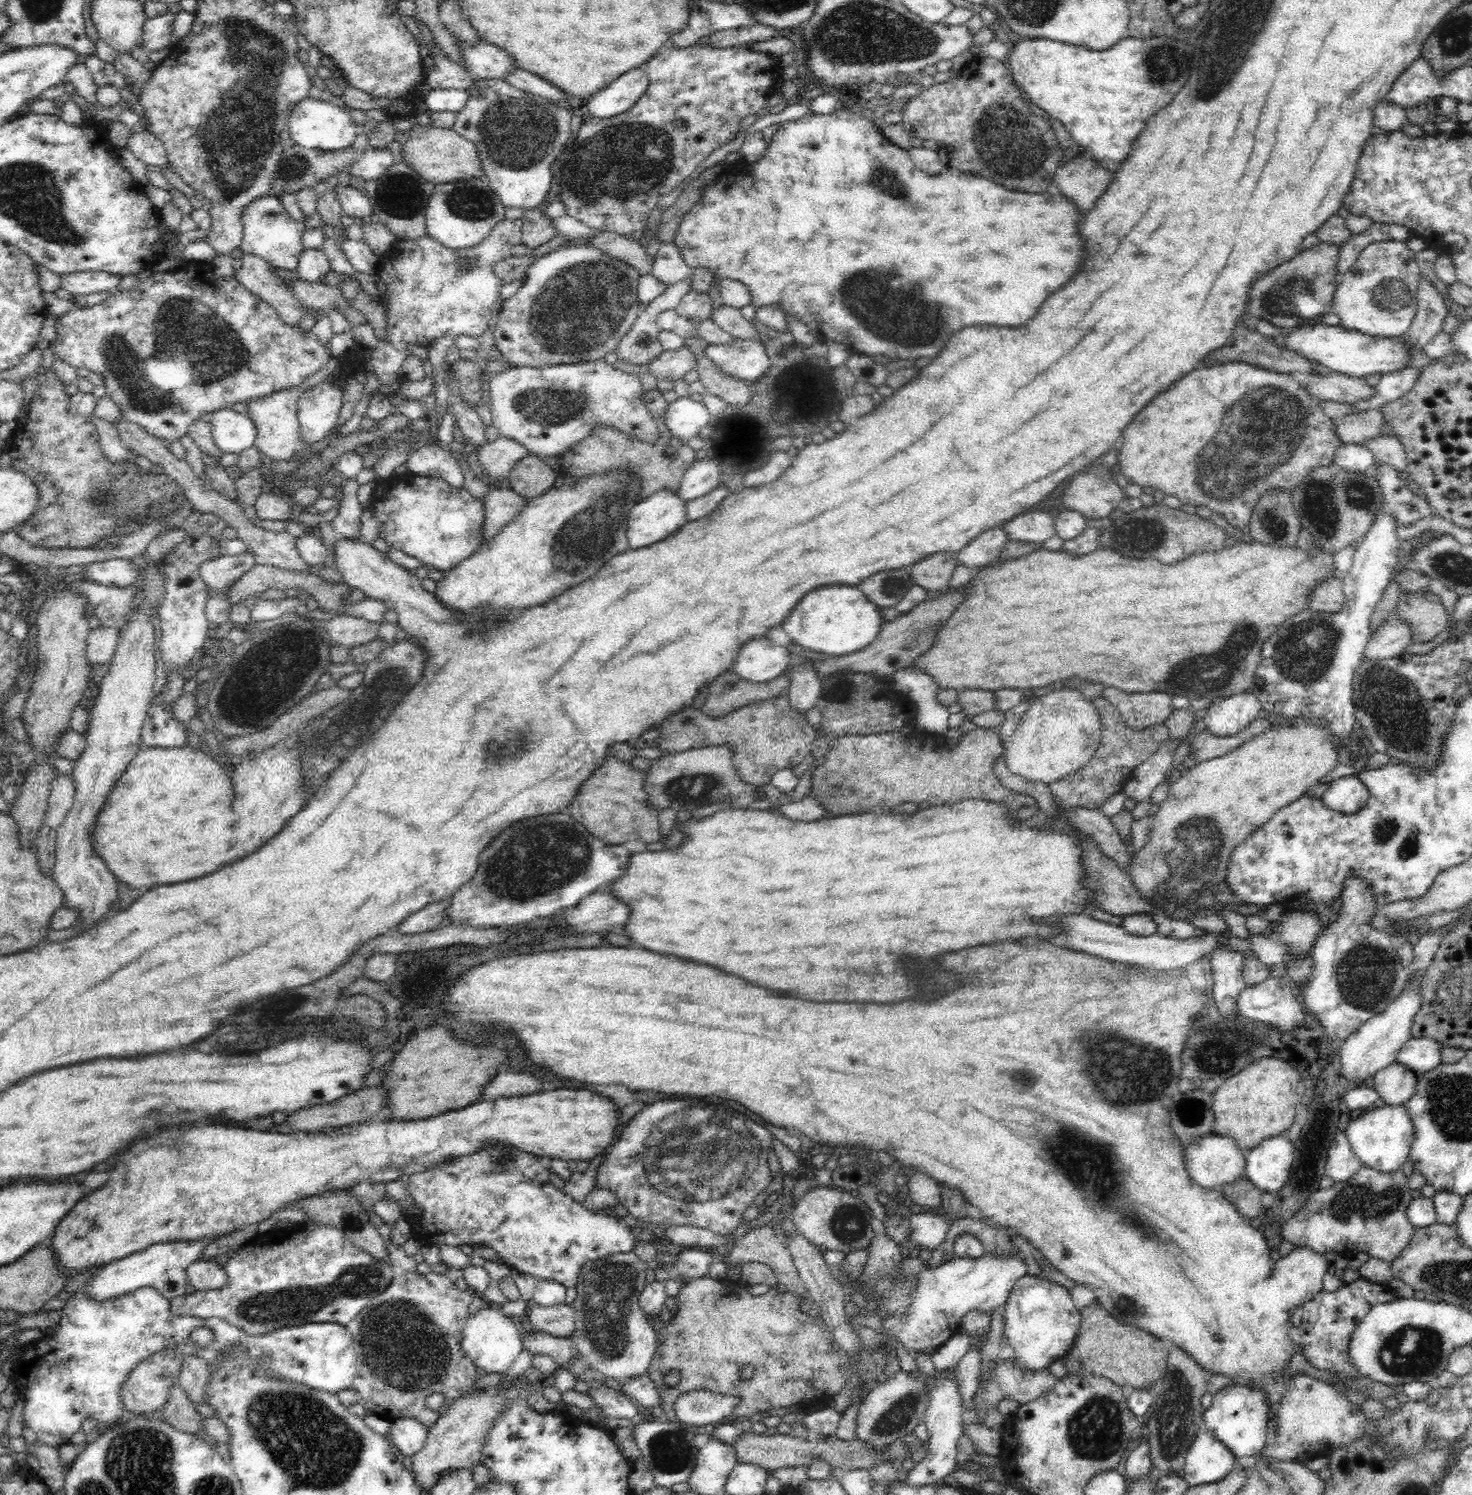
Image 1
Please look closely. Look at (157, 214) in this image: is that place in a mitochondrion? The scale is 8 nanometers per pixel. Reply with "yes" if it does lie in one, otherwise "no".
no

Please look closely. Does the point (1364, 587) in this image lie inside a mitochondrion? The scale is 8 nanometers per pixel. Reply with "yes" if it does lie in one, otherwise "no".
no

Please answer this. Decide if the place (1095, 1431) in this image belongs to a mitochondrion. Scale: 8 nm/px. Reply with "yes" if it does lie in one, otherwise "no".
yes

